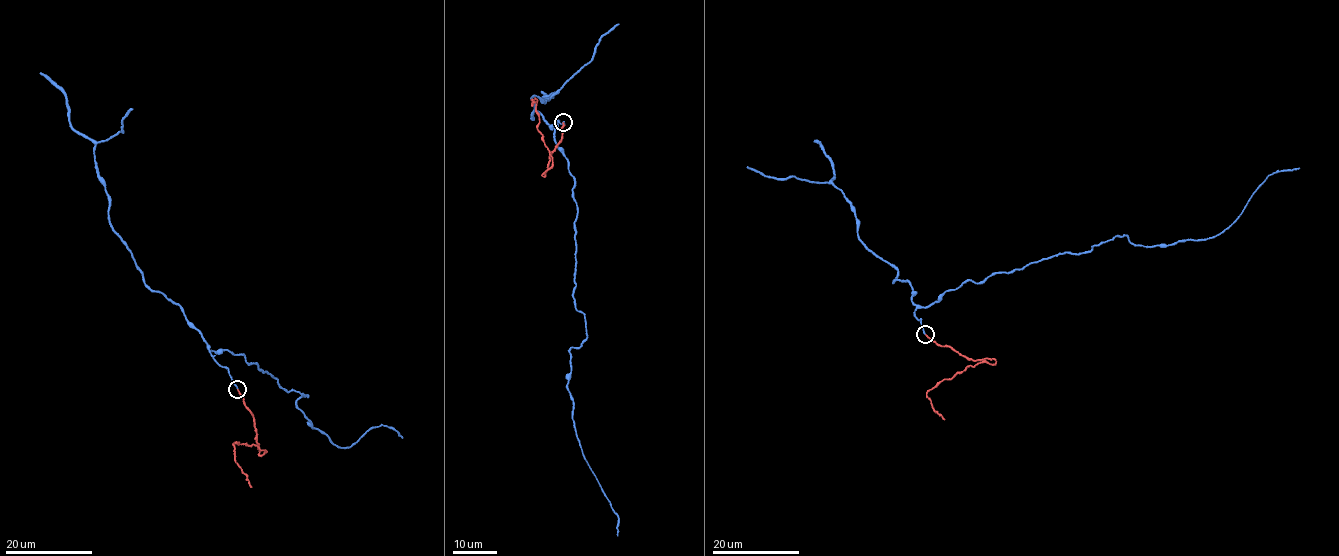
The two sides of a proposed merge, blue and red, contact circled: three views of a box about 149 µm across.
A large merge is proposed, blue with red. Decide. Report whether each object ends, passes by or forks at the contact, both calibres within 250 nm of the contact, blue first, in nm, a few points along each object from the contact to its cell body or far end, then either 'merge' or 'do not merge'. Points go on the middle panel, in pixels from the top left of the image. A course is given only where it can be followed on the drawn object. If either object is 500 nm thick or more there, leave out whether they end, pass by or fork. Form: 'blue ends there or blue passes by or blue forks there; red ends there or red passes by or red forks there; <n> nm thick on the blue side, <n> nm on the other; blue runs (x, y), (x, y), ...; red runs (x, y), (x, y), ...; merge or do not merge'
blue ends there; red ends there; 200 nm thick on the blue side, 200 nm on the other; blue runs (563, 123), (556, 119), (555, 140), (573, 178), (573, 291), (586, 333), (569, 352), (567, 390), (617, 535); red runs (563, 123), (561, 141), (550, 157), (543, 177), (552, 158), (537, 128), (535, 98), (530, 99), (532, 106); merge

